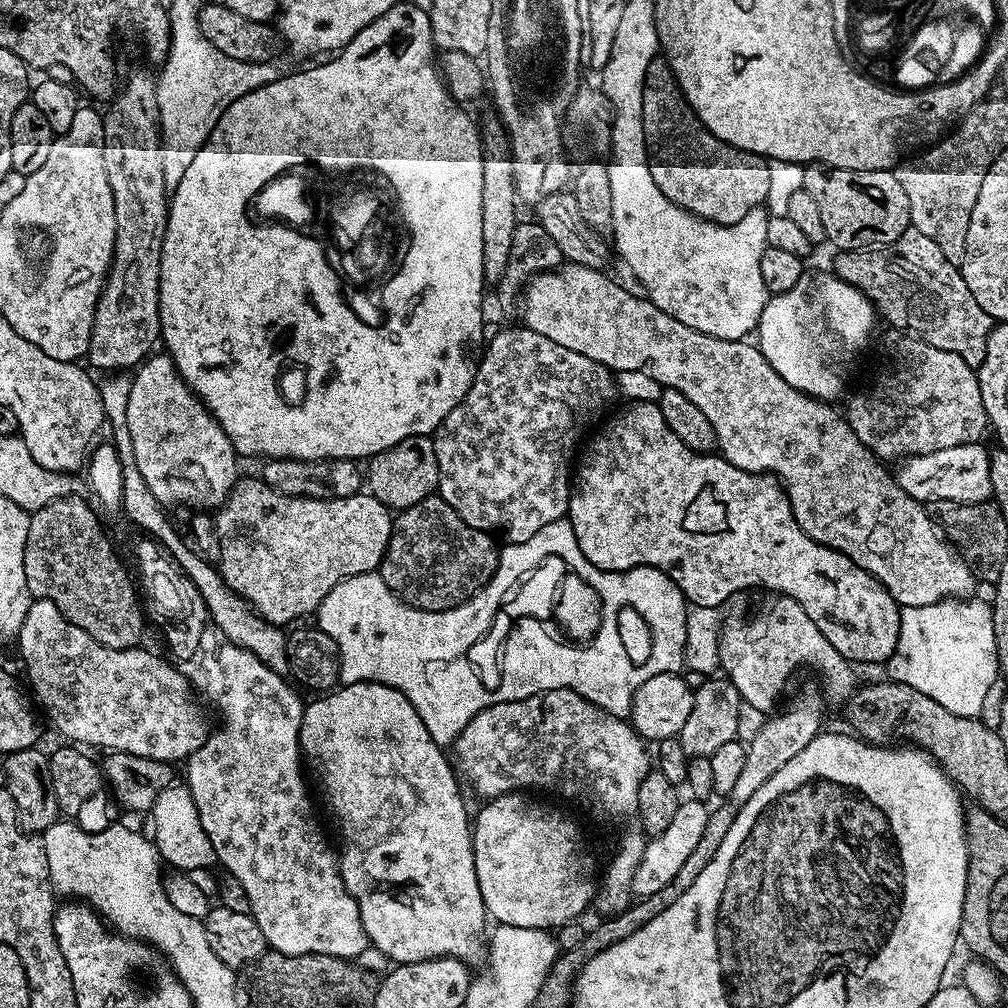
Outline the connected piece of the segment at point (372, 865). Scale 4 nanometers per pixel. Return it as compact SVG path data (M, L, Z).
M363 680L363 681L362 681L362 682L358 682L358 683L357 683L357 684L345 684L345 685L343 685L343 686L340 686L340 687L337 687L337 688L336 688L336 689L335 689L335 690L332 690L332 691L329 691L329 692L328 692L328 693L327 693L327 694L324 694L324 695L321 695L321 696L324 696L324 697L322 697L322 698L321 698L321 700L316 700L316 701L314 701L314 702L313 702L313 704L311 704L311 703L309 703L309 704L308 704L308 705L307 705L307 707L305 707L305 710L304 710L304 721L303 721L303 722L302 722L302 730L301 730L301 731L300 731L300 751L301 751L301 753L302 753L302 756L303 756L303 759L304 759L304 760L305 760L305 761L307 761L307 763L308 763L308 764L309 764L309 765L310 765L310 768L311 768L311 764L310 764L310 763L312 763L312 768L313 768L313 770L314 770L314 771L316 771L316 772L317 772L317 774L318 774L318 775L320 775L320 780L321 780L321 782L322 782L322 783L324 783L324 788L325 788L325 790L326 790L326 791L328 791L328 804L329 804L329 806L330 806L330 807L332 807L332 812L333 812L333 814L334 814L334 815L336 815L336 816L337 816L337 818L338 818L338 819L340 819L340 832L341 832L341 834L342 834L342 835L344 835L344 852L343 852L343 848L342 848L342 851L341 851L341 852L340 852L340 853L339 853L339 856L338 856L338 859L339 859L339 862L340 862L340 873L341 873L341 874L342 874L342 878L343 878L343 879L344 879L344 885L345 885L345 886L346 886L346 890L347 890L347 891L348 891L348 893L349 893L349 894L351 894L351 895L352 895L352 897L353 897L353 898L355 898L355 900L357 900L357 901L358 901L358 903L360 903L360 917L361 917L361 918L362 918L362 926L363 926L363 927L364 927L364 929L365 929L365 930L366 930L366 932L367 932L367 934L368 934L368 938L369 938L369 941L370 941L370 944L371 944L371 947L372 947L372 948L373 948L373 949L375 949L375 948L377 948L377 950L378 950L378 951L380 951L380 952L381 952L381 954L382 954L382 955L384 955L384 956L389 956L389 958L390 958L390 959L392 959L392 962L395 962L395 963L396 963L396 964L413 964L413 963L414 963L414 962L422 962L422 961L423 961L423 960L433 960L433 959L434 959L434 958L442 958L442 957L443 957L443 956L453 956L453 957L454 957L454 958L455 958L455 959L456 959L456 960L463 960L463 961L464 961L464 963L465 963L465 964L467 964L467 965L469 965L469 966L475 966L475 964L480 964L480 963L482 963L482 965L483 965L483 964L484 964L484 963L485 963L485 960L486 960L486 934L485 934L485 938L484 938L484 920L485 920L485 921L486 921L486 913L485 913L485 910L484 910L484 903L483 903L483 902L482 902L482 890L478 890L478 874L477 874L477 873L476 873L476 867L475 867L475 866L474 866L474 846L473 846L473 845L472 845L472 824L471 824L471 823L470 823L470 812L469 812L469 816L468 816L468 808L467 808L467 806L466 806L466 805L464 805L464 800L463 800L463 798L462 798L462 797L460 797L460 784L461 784L461 781L460 781L460 780L459 780L459 779L458 779L458 776L457 776L457 773L456 773L456 772L455 772L455 771L454 771L454 768L453 768L453 772L454 772L454 773L452 773L452 768L451 768L451 766L450 766L450 765L448 765L448 760L447 760L447 758L446 758L446 757L444 757L444 752L445 752L445 749L444 749L444 748L443 748L443 747L441 747L441 745L439 745L439 744L436 744L436 743L435 743L435 742L434 742L434 738L433 738L433 737L432 737L432 735L431 735L431 734L430 734L430 730L426 730L426 726L425 726L425 725L424 725L424 723L423 723L423 722L422 722L422 718L418 718L418 710L414 710L414 706L413 706L413 705L412 705L412 703L410 703L410 701L408 701L408 699L407 699L407 698L406 698L406 694L402 694L402 693L401 693L401 692L399 692L399 691L398 691L398 689L396 689L396 688L391 688L391 687L390 687L390 686L386 686L386 685L385 685L385 684L374 684L374 683L371 683L371 682L369 682L369 681L367 681L367 680Z

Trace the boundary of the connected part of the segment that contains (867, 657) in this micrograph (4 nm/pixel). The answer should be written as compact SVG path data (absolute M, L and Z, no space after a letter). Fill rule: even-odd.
M632 402L627 406L629 408L622 409L613 418L609 428L601 430L600 436L594 437L592 441L589 439L583 445L578 456L578 486L573 487L572 497L568 500L566 518L572 524L574 538L582 550L582 554L586 554L586 558L594 566L603 568L605 572L629 572L632 568L662 570L680 587L685 601L698 608L719 609L720 604L726 603L735 592L744 592L747 588L769 588L772 594L794 598L794 602L798 602L798 606L802 606L802 610L806 610L806 614L810 614L814 626L818 626L818 630L822 630L822 634L826 634L826 642L830 642L830 646L834 646L834 650L838 650L838 654L842 654L847 660L851 660L857 665L883 665L891 658L900 633L901 605L896 603L894 597L884 589L883 584L879 584L866 570L862 570L862 566L858 566L846 554L814 542L814 538L810 538L801 530L792 513L788 493L784 491L783 484L775 476L747 472L734 466L719 454L701 454L690 450L682 442L682 438L678 438L678 434L674 434L674 430L670 430L670 426L666 426L666 418L662 418L659 403Z

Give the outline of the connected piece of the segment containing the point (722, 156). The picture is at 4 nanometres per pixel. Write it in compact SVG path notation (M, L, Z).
M655 58L645 72L645 88L642 90L642 130L644 146L648 150L648 165L654 182L658 182L658 190L670 198L682 210L694 214L699 220L709 220L712 224L733 224L750 210L761 207L765 203L770 187L770 166L763 156L737 148L735 144L722 142L694 114L694 110L686 102L678 82L674 78L674 70L663 58Z

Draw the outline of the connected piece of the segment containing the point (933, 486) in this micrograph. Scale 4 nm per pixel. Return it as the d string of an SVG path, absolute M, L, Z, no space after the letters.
M977 442L950 446L925 456L909 456L899 465L900 469L895 469L894 475L902 490L906 490L910 498L921 502L949 500L963 504L983 504L992 495L989 449L984 446Z

